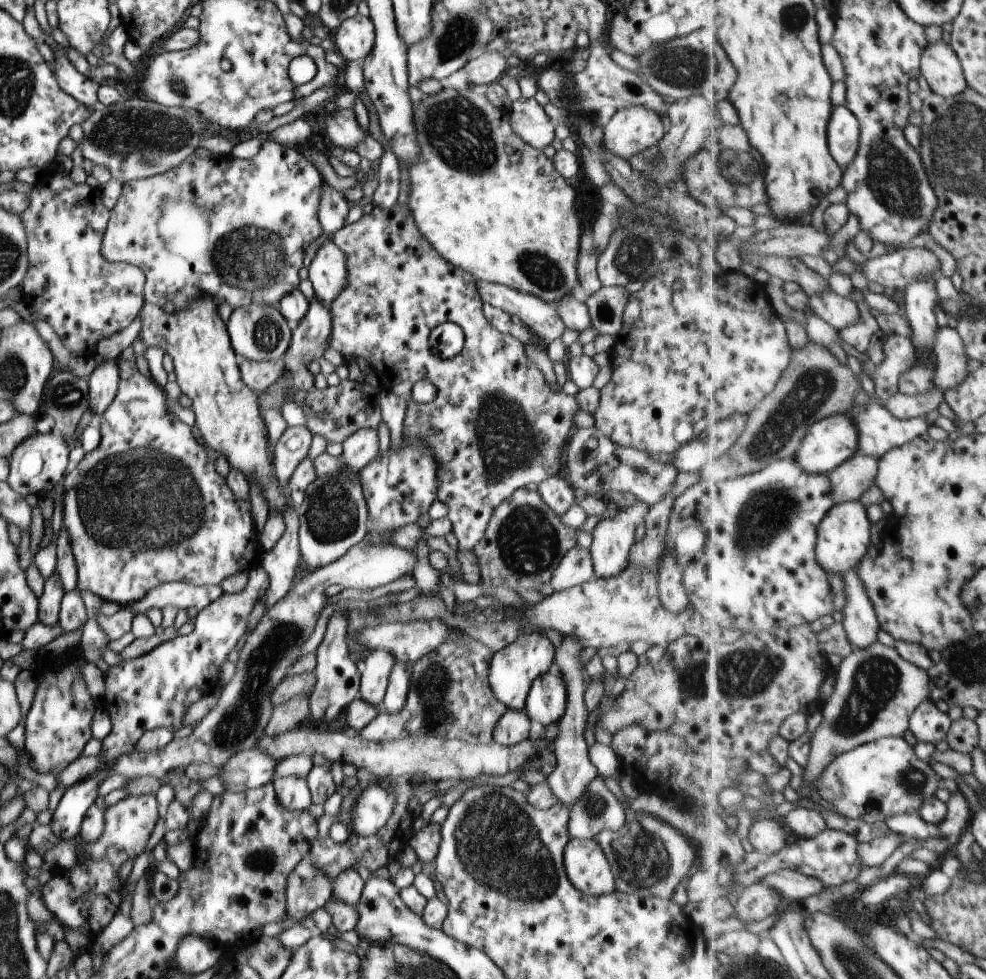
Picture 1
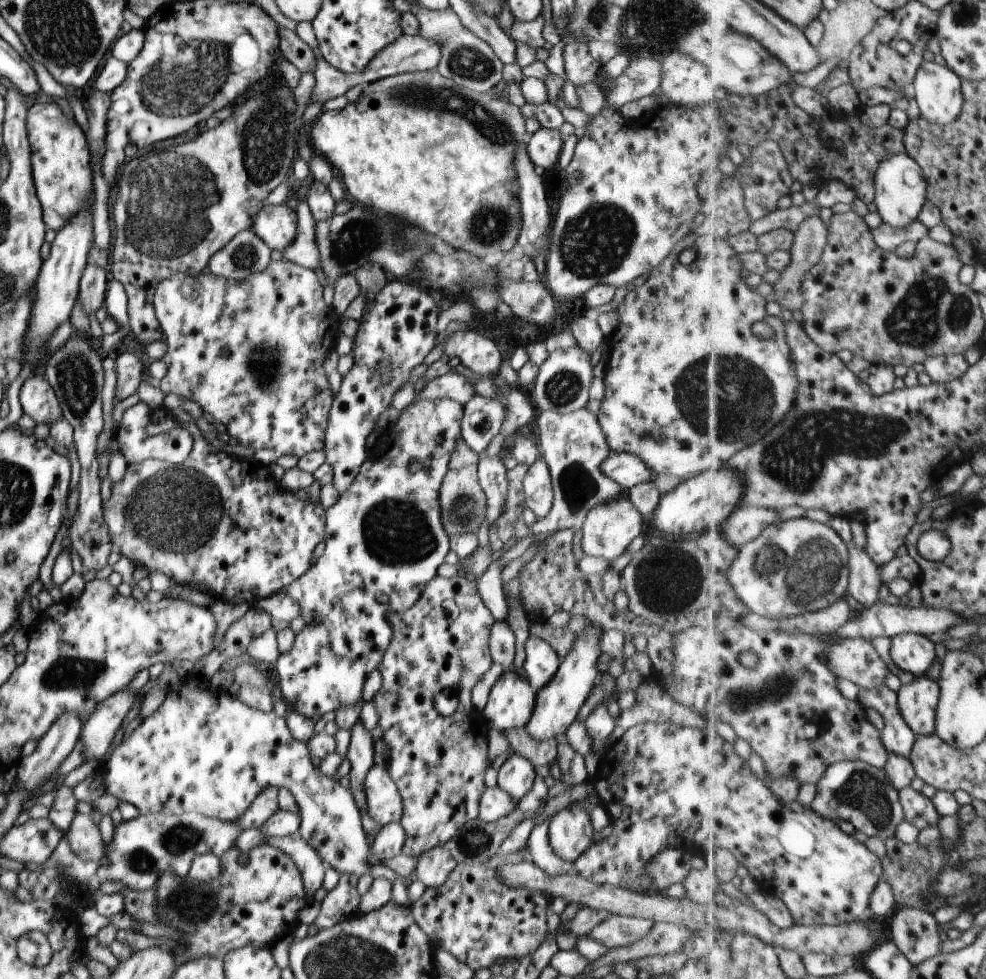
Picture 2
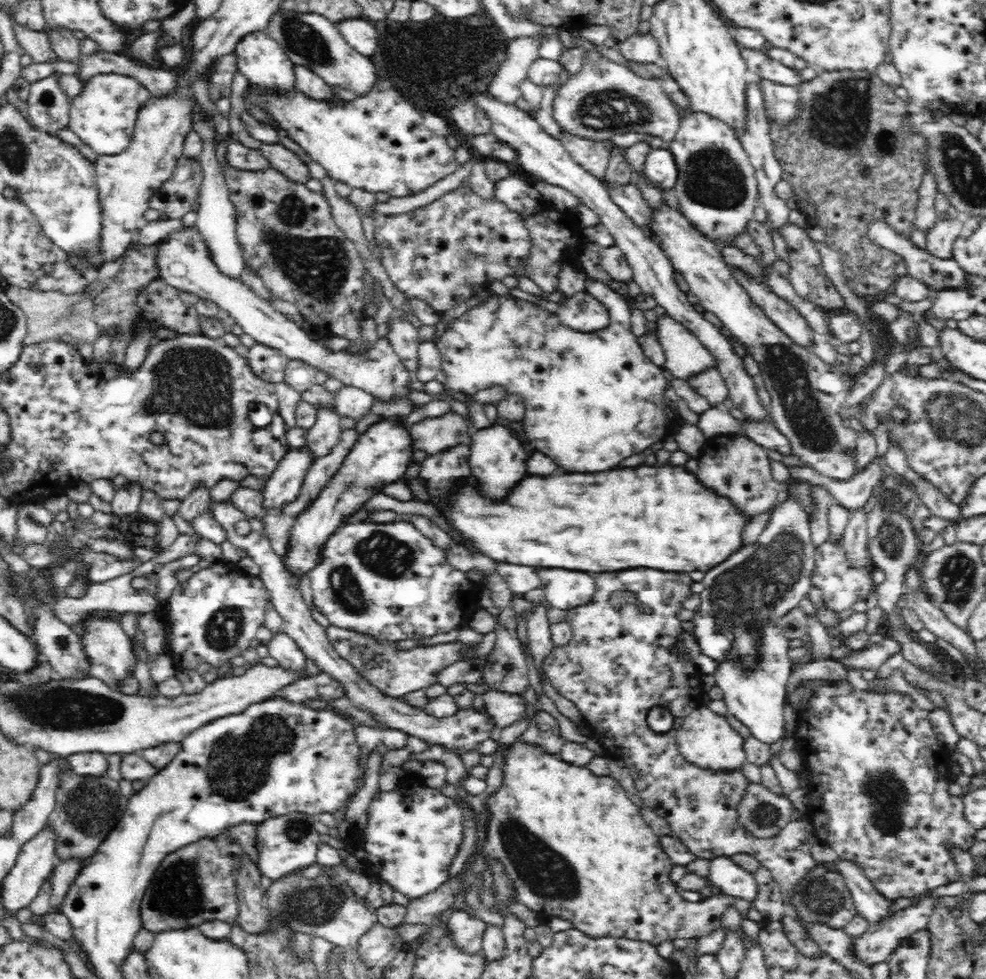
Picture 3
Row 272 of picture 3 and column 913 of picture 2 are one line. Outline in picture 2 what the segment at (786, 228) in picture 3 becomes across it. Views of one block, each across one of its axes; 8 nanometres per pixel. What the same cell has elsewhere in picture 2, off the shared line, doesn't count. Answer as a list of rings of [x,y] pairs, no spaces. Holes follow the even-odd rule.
[[[907,786],[899,791],[900,800],[904,807],[904,820],[915,824],[917,828],[937,826],[942,822],[942,815],[939,814],[932,798],[917,792],[915,788]]]

